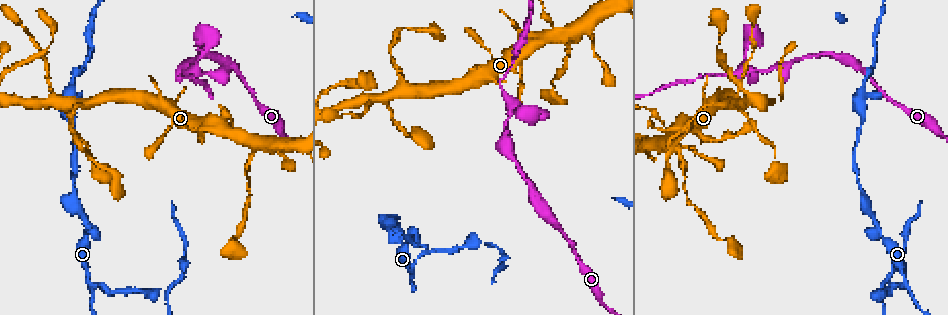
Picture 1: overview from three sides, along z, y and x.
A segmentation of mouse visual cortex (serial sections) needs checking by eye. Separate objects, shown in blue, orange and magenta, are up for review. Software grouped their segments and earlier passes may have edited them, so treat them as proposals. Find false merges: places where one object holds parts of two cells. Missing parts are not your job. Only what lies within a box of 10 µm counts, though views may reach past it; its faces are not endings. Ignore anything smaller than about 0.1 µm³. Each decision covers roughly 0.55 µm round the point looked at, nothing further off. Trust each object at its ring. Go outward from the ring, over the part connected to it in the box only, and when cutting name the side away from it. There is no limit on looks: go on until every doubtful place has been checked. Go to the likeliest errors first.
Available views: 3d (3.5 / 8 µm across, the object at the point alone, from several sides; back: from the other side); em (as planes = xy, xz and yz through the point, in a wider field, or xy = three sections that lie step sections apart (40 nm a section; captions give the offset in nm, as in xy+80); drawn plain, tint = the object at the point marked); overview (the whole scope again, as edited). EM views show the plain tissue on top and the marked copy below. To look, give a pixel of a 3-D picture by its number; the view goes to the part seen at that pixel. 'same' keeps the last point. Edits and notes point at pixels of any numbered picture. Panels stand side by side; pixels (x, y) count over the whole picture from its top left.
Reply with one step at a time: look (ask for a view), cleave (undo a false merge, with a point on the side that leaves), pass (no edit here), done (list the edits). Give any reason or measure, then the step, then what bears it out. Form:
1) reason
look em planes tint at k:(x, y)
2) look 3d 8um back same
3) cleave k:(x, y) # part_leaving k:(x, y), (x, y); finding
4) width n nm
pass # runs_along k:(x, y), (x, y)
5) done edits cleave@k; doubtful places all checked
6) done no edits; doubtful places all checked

sudden change in width
look 3d 8um at 1:(387, 98)

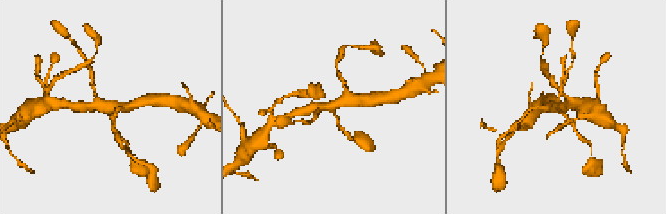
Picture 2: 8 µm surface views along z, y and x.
arms 4; arm_widths 150, 150, 300, 350 nm; now the EM
look em xy step 5 tint same

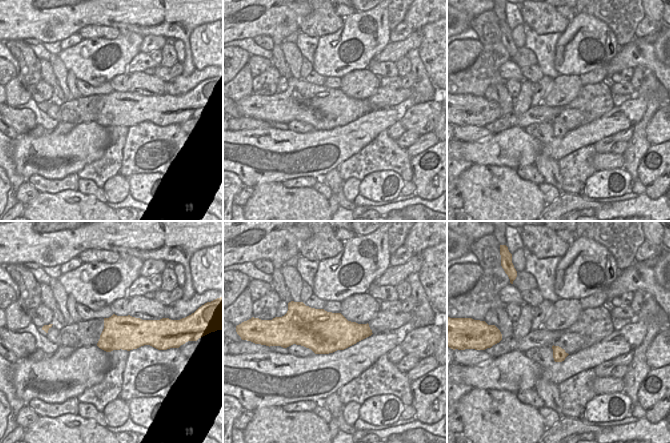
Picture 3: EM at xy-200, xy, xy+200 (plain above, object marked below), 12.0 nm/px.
pass # runs_along 2:(361, 99), (302, 111); continuous, no second cell

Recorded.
thin neck
look em xy step 2 tint at 1:(167, 293)

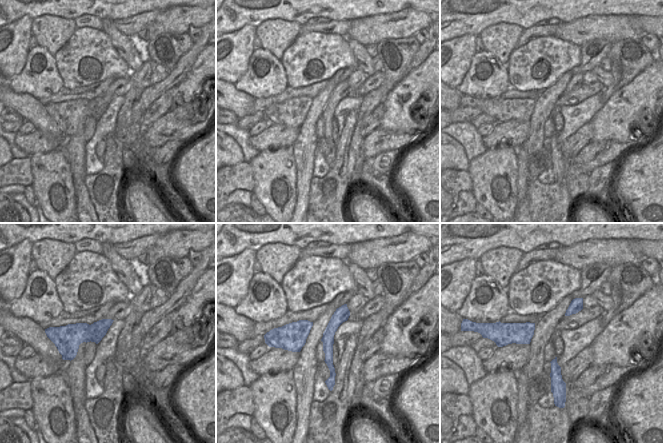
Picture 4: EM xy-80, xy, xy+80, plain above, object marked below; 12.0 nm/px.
wider look
look 3d 3.5um same

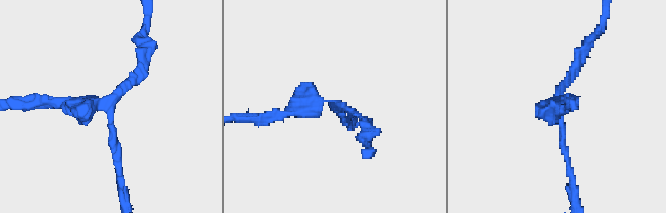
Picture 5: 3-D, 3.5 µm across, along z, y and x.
width 150 nm
cleave 5:(112, 139) # part_leaving 5:(100, 105), (140, 74), (140, 34); a second cell is stuck on

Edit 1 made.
look 3d 3.5um at 1:(707, 106)

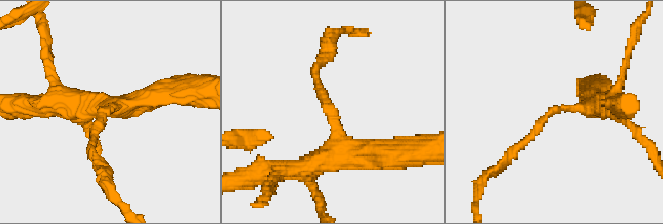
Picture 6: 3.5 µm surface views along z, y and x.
arm_widths 150, 350 nm
look em xy step 2 tint at 6:(331, 112)

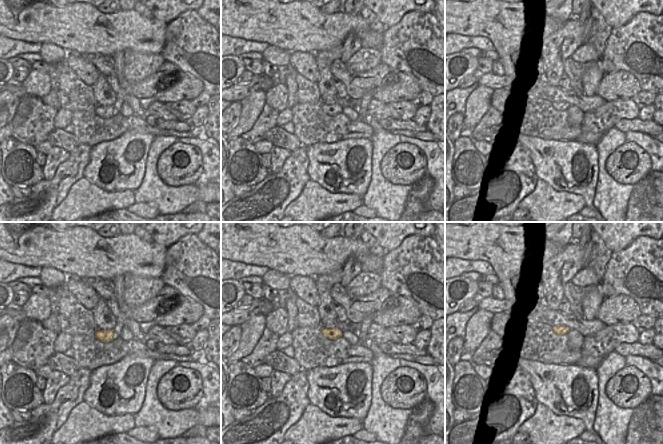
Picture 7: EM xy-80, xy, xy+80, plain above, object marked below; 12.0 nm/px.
pass # runs_along 6:(367, 158), (339, 148), (318, 66); one cell here

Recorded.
a narrow waist
look em planes tint at 1:(684, 179)

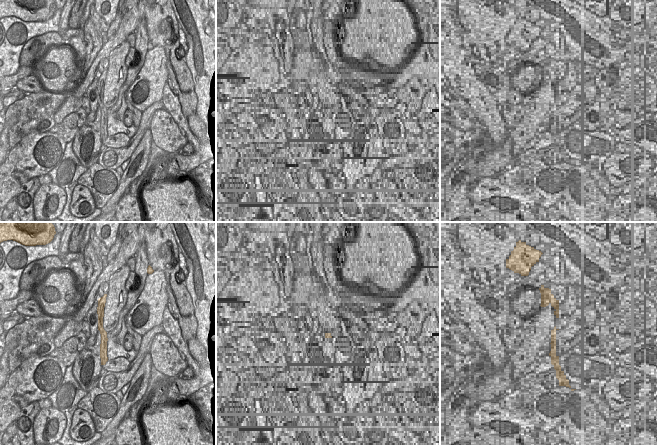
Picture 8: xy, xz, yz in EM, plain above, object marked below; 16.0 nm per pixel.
wider look
look 3d 3.5um same

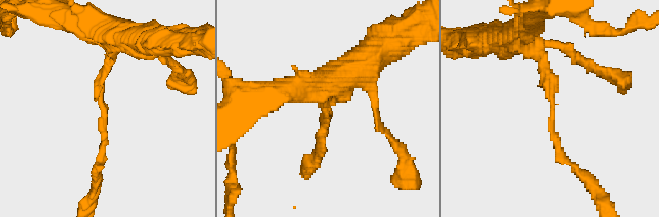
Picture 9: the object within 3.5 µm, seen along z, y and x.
pass # runs_along 8:(100, 302), (103, 362); one cell here

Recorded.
thin neck
look 3d 8um at 1:(741, 72)

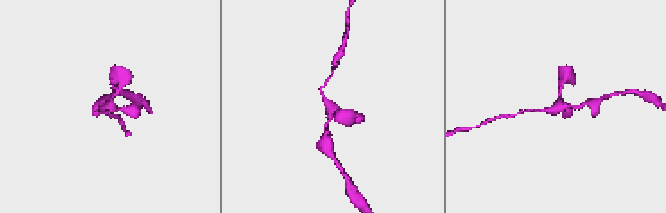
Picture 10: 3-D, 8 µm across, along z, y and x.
zoom in
look 3d 3.5um back same

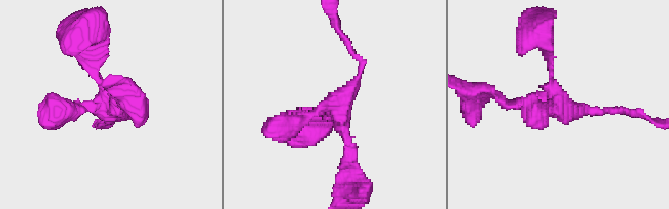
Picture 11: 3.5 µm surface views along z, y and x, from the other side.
shape alone is not enough
look em xy step 1 tint at 11:(338, 112)

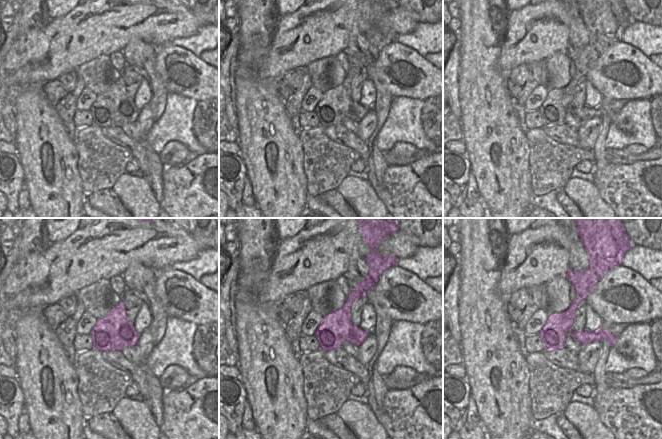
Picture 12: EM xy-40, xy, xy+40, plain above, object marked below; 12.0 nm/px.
pass # runs_along 11:(496, 94), (552, 104), (544, 45); all the same cell

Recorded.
abrupt turn
look 3d 3.5um back at 1:(500, 85)

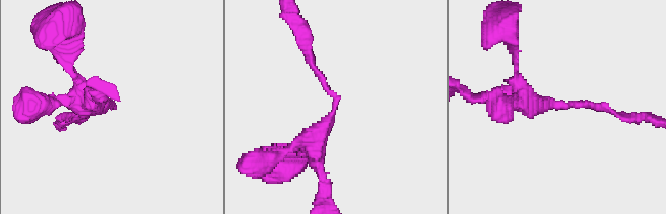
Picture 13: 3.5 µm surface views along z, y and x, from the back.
arm_widths 100, 350 nm
look em xy step 5 tint at 13:(562, 105)

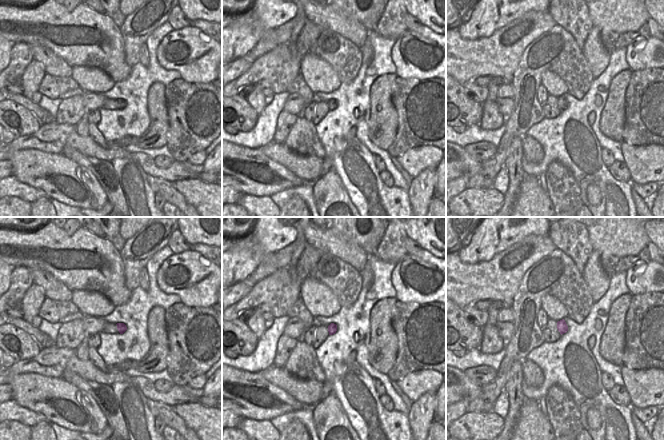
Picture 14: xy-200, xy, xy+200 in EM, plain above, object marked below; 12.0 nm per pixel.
width 120 nm
pass # runs_along 13:(507, 94), (530, 104), (607, 107), (619, 116); continuous, no second cell

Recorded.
a narrow waist
look 3d 3.5um at 1:(405, 241)

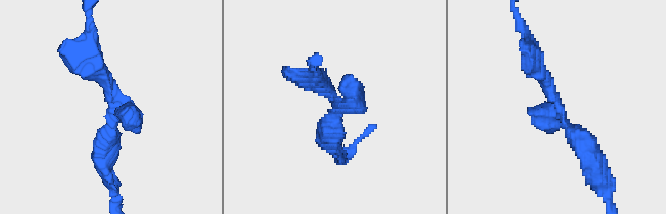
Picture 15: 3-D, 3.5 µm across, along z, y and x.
look em xy step 1 tint at 15:(116, 97)

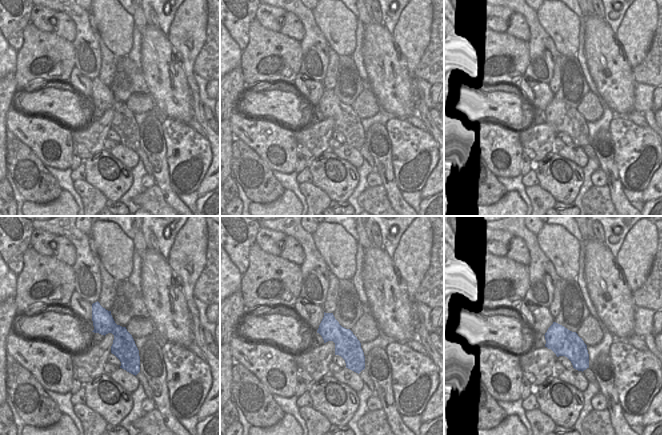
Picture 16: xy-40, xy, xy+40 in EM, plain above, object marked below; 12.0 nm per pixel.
pass # runs_along 16:(95, 305), (122, 337), (126, 367); all the same cell

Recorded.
done edits cleave@5; doubtful places all checked

